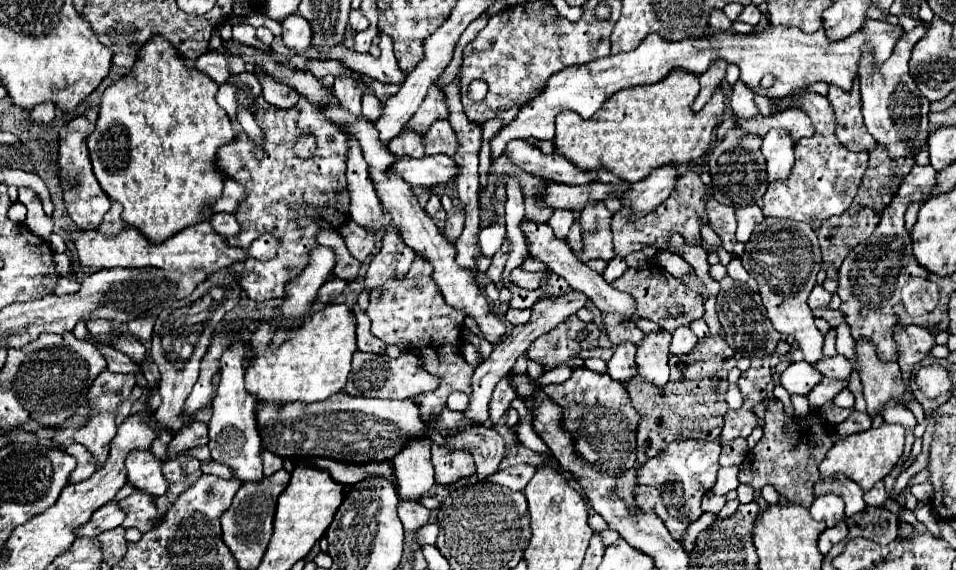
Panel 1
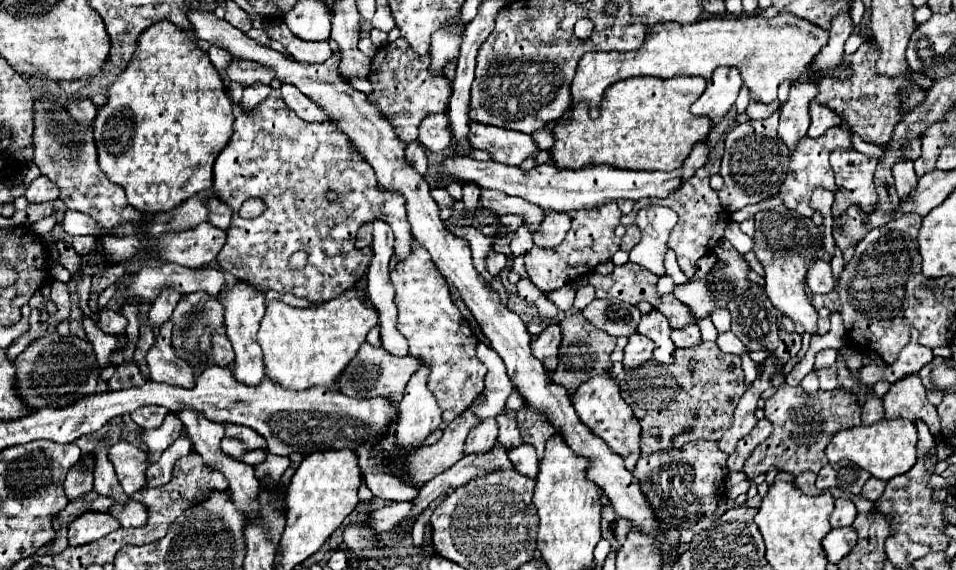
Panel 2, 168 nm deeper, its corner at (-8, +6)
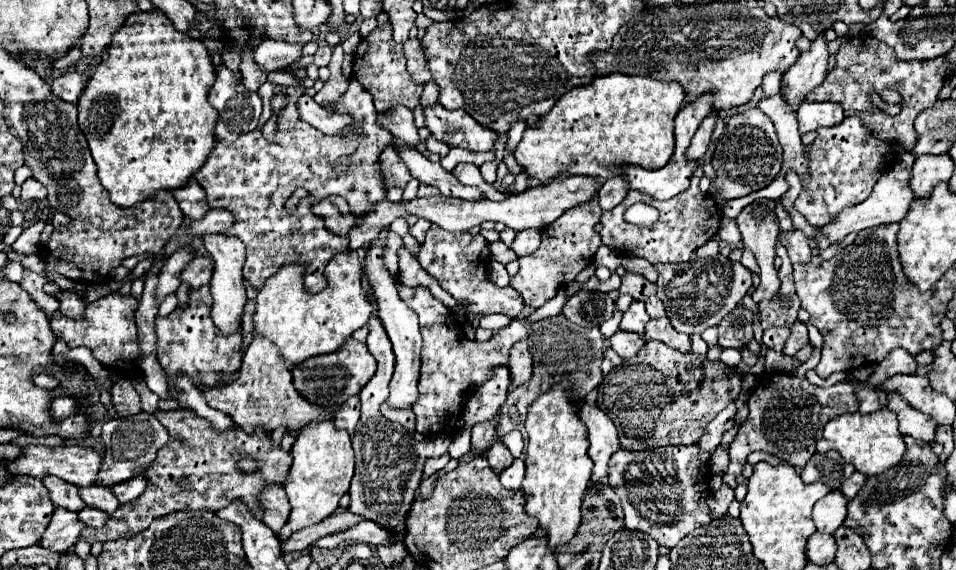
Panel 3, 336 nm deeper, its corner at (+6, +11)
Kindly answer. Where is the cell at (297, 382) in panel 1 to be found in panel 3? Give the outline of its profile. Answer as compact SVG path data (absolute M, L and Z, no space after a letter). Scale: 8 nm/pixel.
M357 250L335 254L325 268L327 286L319 294L305 292L305 268L299 264L285 264L273 274L257 296L255 332L271 338L281 350L283 358L299 364L311 356L335 352L361 326L367 324L373 306L361 286L361 258Z

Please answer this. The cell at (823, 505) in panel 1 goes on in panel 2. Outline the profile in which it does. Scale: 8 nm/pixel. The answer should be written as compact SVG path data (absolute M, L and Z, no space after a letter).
M839 497L839 499L835 499L835 511L831 513L831 527L851 525L855 515L857 515L857 509L855 509L853 501L845 499L845 497Z

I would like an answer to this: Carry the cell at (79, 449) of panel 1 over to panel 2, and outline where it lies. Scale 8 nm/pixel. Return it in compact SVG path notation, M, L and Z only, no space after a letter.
M75 465L75 467L69 469L63 487L65 487L65 495L69 499L77 499L83 493L87 493L87 491L93 489L93 473L87 473L85 469L79 469Z

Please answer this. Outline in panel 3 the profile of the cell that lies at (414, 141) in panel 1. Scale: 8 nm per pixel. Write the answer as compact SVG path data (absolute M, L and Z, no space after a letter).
M387 146L381 152L379 164L381 164L381 176L383 176L385 190L389 190L389 188L401 188L403 190L407 186L407 182L411 180L409 170L401 162L401 158L397 156L397 152L395 152L393 146Z

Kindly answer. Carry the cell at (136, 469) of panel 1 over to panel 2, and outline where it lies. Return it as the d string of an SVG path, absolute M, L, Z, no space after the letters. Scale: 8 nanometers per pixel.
M121 439L109 449L109 459L115 465L115 473L127 497L131 497L135 491L147 485L147 475L145 475L149 465L147 451L139 449L127 439Z

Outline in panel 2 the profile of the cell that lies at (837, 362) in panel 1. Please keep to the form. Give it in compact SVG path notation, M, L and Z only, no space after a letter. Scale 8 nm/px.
M835 349L819 351L817 353L817 359L815 359L815 367L831 367L835 363L835 357L837 357L837 351Z

